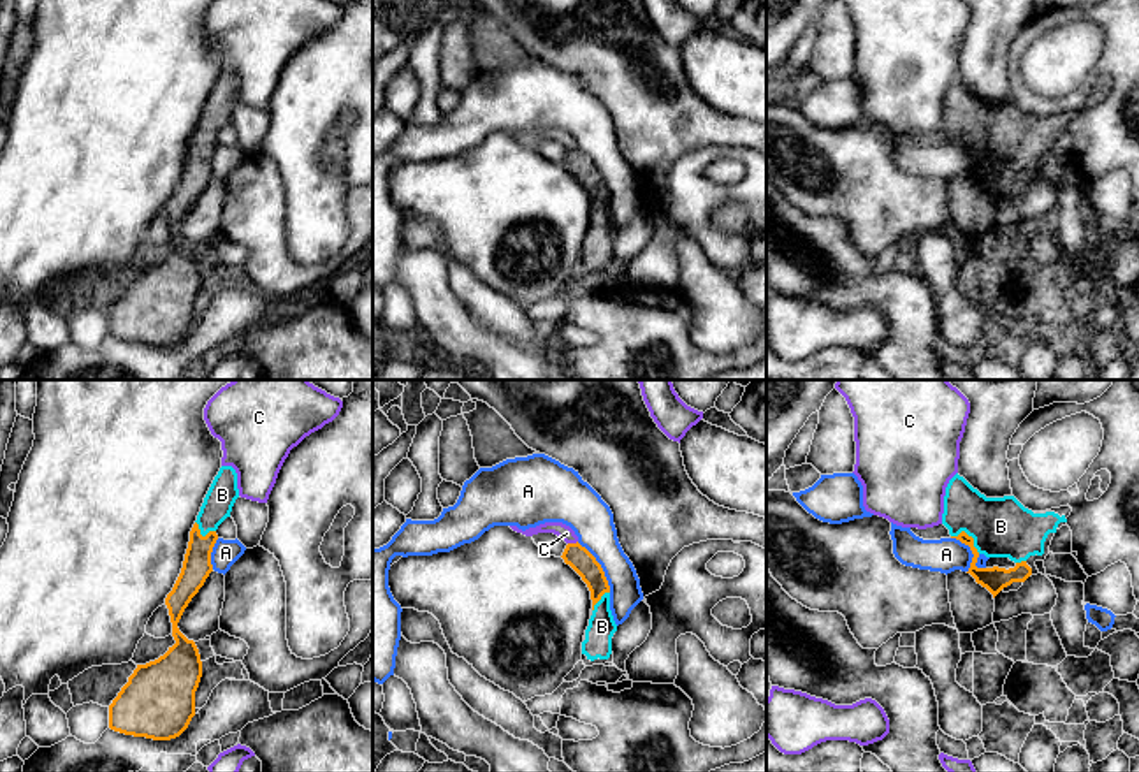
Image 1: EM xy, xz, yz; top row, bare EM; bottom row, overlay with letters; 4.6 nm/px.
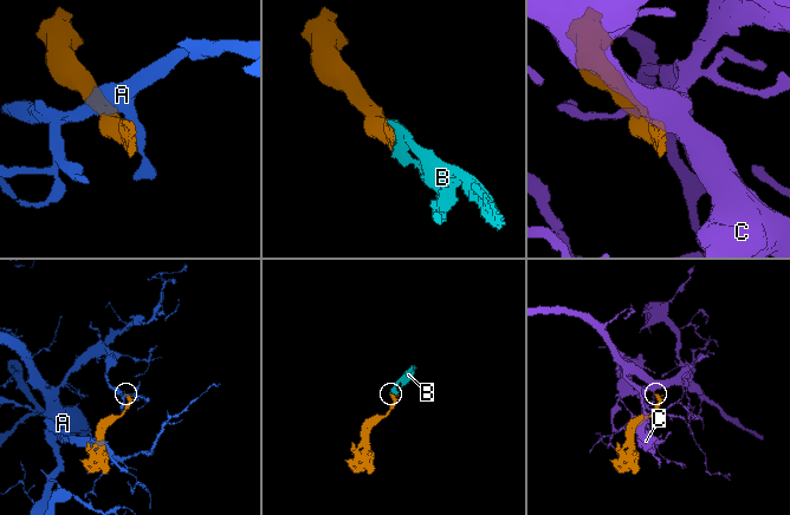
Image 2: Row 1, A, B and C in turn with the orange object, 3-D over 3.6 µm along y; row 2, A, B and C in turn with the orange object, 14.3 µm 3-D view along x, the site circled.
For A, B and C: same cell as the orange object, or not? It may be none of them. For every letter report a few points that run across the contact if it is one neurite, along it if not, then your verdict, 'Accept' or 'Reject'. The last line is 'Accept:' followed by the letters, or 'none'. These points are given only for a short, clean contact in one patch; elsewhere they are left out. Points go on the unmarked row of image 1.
A: Reject
B: Accept
C: Reject
Accept: B

